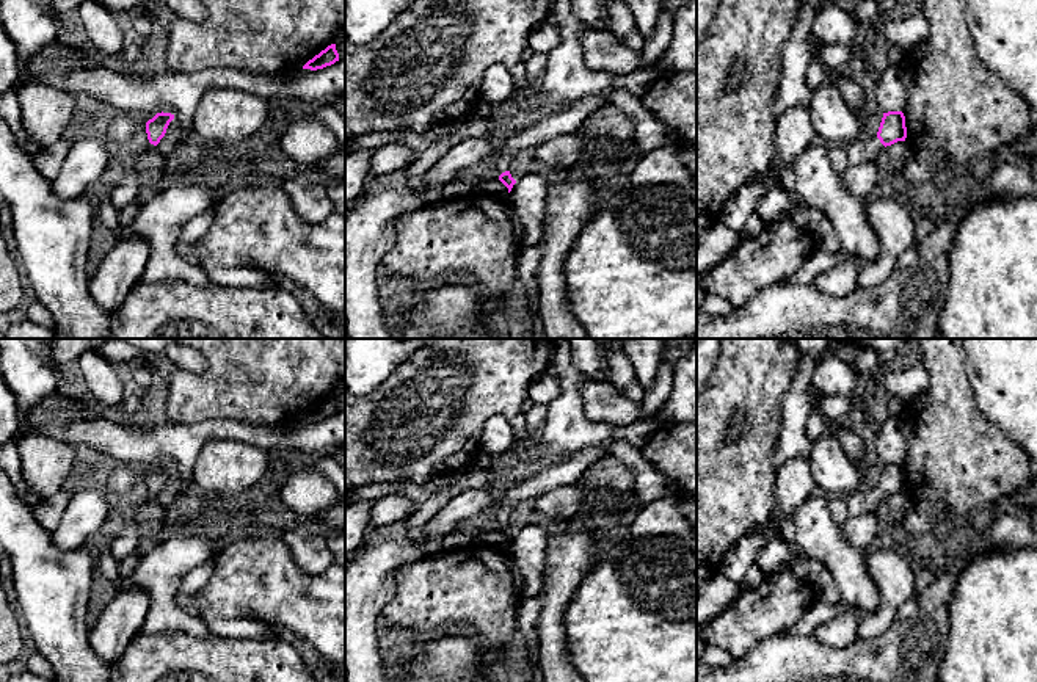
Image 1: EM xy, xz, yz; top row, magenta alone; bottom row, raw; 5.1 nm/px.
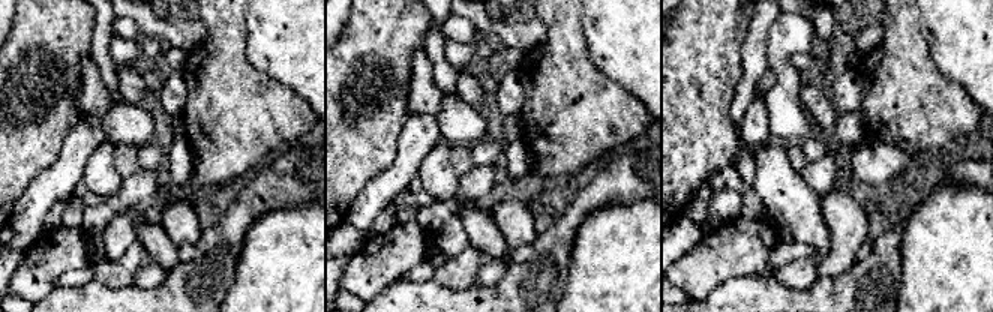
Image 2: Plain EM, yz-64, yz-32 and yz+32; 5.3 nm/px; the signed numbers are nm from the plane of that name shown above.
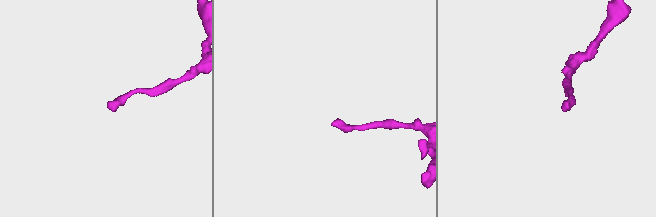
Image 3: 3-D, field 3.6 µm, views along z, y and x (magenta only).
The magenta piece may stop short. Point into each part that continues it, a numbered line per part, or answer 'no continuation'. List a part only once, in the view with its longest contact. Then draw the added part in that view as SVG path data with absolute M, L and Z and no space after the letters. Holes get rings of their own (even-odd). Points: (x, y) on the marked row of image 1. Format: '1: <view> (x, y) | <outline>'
1: yz (862, 149) | M863 135L855 138L850 144L846 146L847 160L850 165L874 161L882 149L883 149L883 144L877 136L866 138Z

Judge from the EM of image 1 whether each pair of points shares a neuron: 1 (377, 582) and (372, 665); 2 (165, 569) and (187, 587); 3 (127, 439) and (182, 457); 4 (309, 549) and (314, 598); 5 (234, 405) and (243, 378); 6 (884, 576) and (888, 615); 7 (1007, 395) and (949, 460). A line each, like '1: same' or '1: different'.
1: same
2: different
3: same
4: different
5: same
6: same
7: different

